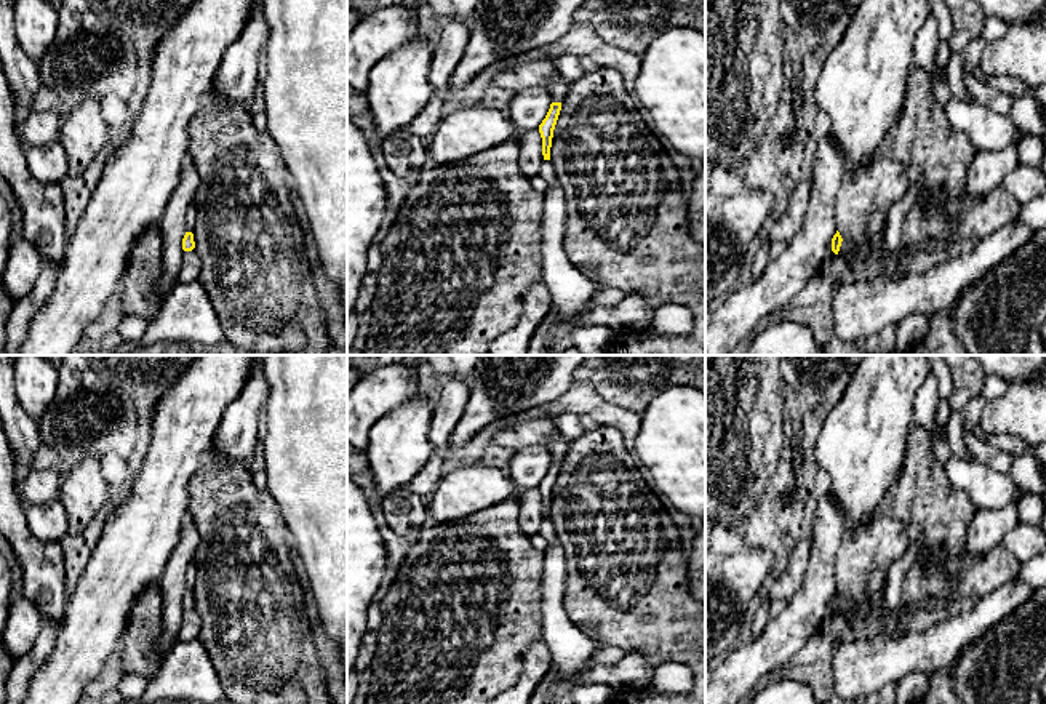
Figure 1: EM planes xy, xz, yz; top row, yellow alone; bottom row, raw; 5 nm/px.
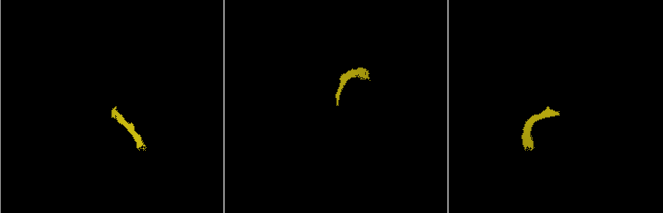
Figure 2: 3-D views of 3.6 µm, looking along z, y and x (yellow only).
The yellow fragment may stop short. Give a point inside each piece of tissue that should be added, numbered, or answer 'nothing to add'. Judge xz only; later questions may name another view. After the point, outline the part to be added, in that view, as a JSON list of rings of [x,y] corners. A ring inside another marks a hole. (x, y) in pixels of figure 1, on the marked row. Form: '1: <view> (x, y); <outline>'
1: xz (547, 173); [[[544,160],[539,170],[539,176],[547,182],[547,184],[558,184],[558,178],[555,174],[553,165],[550,160]]]

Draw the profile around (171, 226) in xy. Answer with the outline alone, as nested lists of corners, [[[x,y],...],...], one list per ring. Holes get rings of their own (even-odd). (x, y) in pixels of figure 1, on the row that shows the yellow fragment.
[[[189,158],[179,173],[178,186],[171,194],[158,224],[163,243],[158,286],[154,291],[154,296],[158,302],[178,283],[184,253],[182,238],[186,235],[186,211],[195,202],[195,192],[198,186],[198,173]]]

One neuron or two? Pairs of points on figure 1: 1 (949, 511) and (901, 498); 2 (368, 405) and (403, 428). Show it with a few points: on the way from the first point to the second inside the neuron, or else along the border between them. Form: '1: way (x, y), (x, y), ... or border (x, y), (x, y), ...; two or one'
1: way (938, 511), (922, 498), (912, 498); one
2: border (416, 394), (371, 429), (370, 442), (365, 448); two

